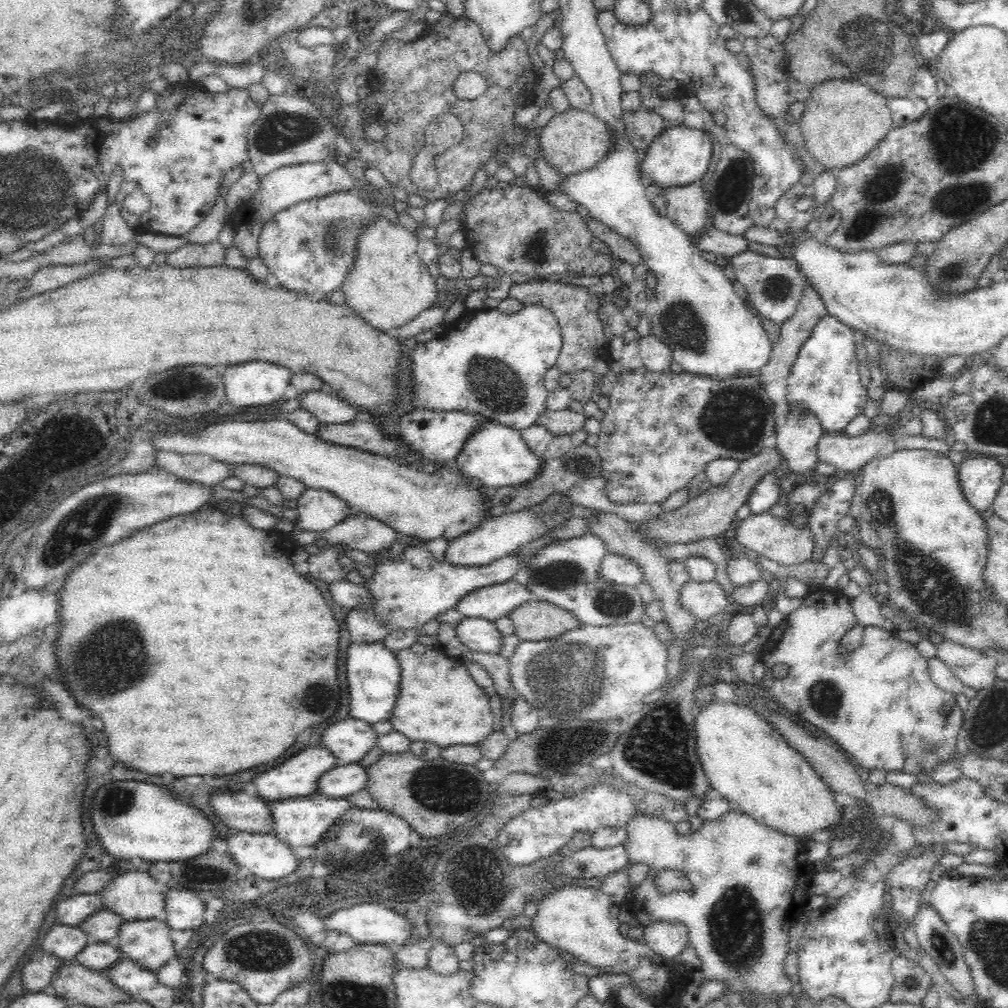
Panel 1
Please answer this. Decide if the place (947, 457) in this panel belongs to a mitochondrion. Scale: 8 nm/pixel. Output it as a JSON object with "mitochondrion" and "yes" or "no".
{"mitochondrion":"no"}

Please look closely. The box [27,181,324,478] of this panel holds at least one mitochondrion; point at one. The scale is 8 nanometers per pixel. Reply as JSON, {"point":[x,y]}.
{"point":[189,385]}

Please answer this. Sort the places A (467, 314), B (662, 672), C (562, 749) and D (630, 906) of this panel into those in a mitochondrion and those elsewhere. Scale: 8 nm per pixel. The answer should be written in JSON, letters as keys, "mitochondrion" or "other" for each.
{"A":"other","B":"other","C":"mitochondrion","D":"other"}

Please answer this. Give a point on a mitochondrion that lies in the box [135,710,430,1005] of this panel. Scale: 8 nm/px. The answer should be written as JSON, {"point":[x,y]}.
{"point":[260,950]}

